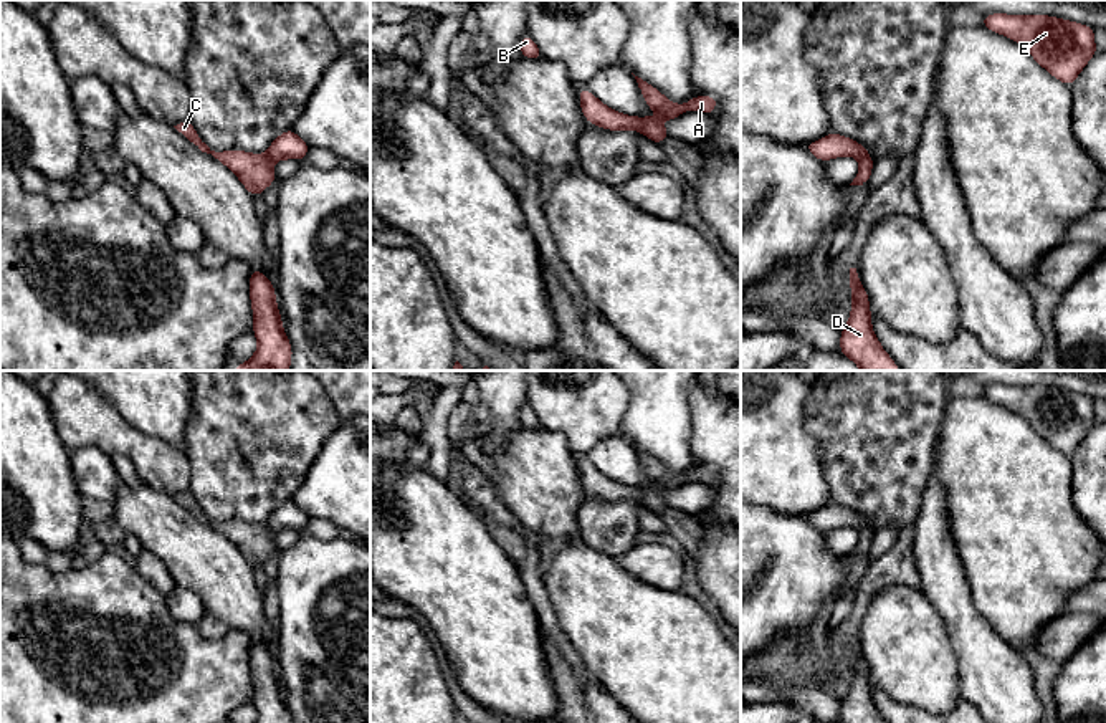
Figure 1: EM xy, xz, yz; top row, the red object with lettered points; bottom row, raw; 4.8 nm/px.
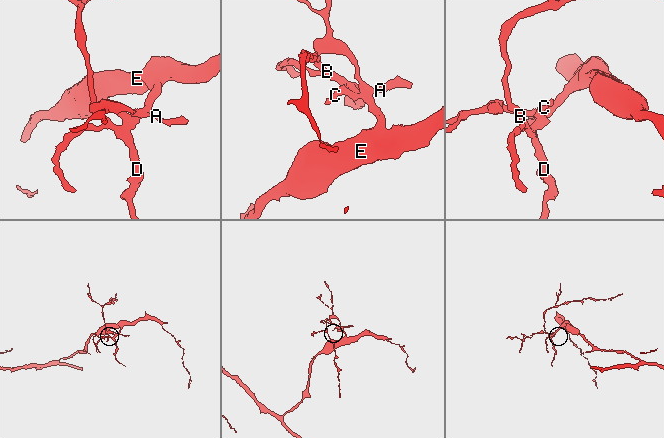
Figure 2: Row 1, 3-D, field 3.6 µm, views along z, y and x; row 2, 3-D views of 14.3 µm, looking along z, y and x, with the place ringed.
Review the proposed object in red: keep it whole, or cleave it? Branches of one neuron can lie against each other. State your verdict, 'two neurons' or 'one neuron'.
two neurons

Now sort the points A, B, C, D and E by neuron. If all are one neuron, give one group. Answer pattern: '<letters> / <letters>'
A E / B C D

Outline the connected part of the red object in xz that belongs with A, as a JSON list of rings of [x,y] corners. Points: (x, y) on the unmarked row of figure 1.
[[[635,447],[638,458],[645,468],[645,473],[650,480],[658,483],[663,491],[673,491],[686,481],[701,481],[704,485],[711,485],[717,478],[717,470],[708,465],[694,467],[693,470],[675,475],[663,463],[660,463],[655,457]]]

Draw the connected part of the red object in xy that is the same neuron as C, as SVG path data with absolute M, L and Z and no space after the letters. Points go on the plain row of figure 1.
M190 491L174 498L202 523L212 524L218 533L226 536L253 567L263 564L268 556L278 551L273 541L274 533L266 524L236 520L215 523L200 510Z

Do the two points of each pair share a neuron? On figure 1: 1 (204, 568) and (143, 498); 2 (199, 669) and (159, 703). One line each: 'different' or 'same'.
1: same
2: same

